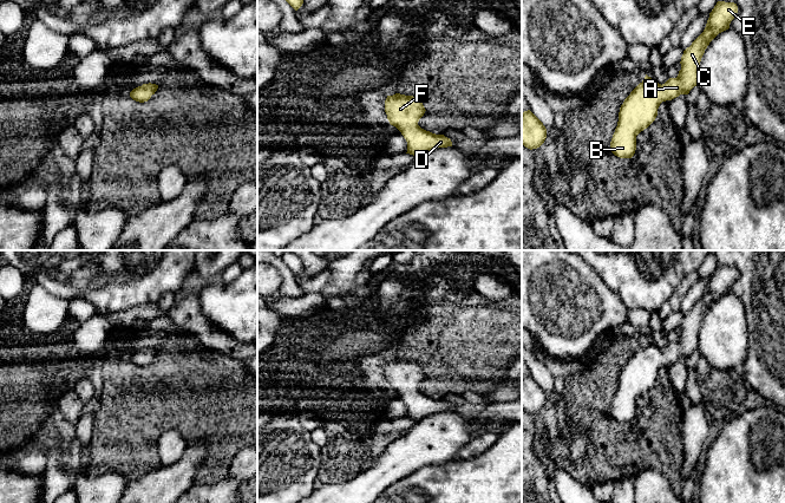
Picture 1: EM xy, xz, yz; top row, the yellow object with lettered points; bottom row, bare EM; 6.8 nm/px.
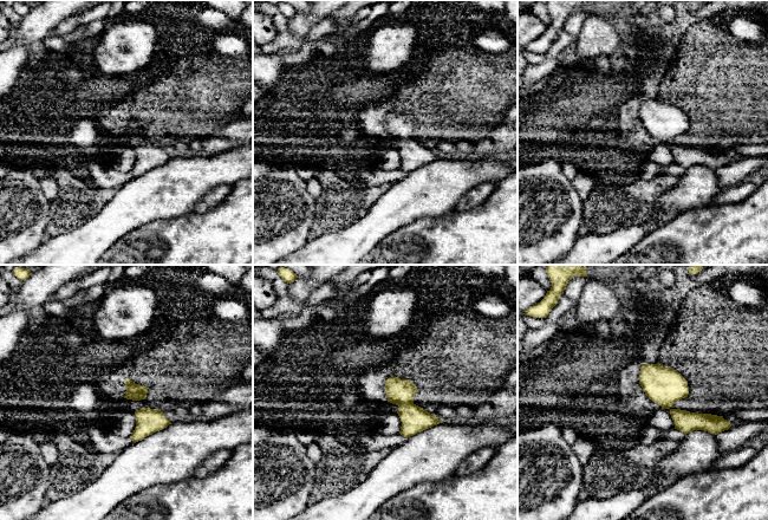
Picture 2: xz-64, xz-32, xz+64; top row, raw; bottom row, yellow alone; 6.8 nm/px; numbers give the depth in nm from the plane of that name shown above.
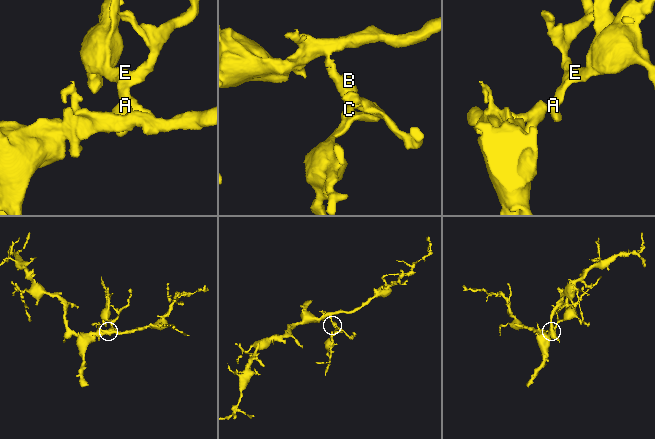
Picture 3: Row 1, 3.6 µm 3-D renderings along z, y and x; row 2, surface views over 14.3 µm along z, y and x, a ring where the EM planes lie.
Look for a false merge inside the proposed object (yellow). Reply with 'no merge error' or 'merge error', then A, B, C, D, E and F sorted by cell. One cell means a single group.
no merge error | A B C D E F

